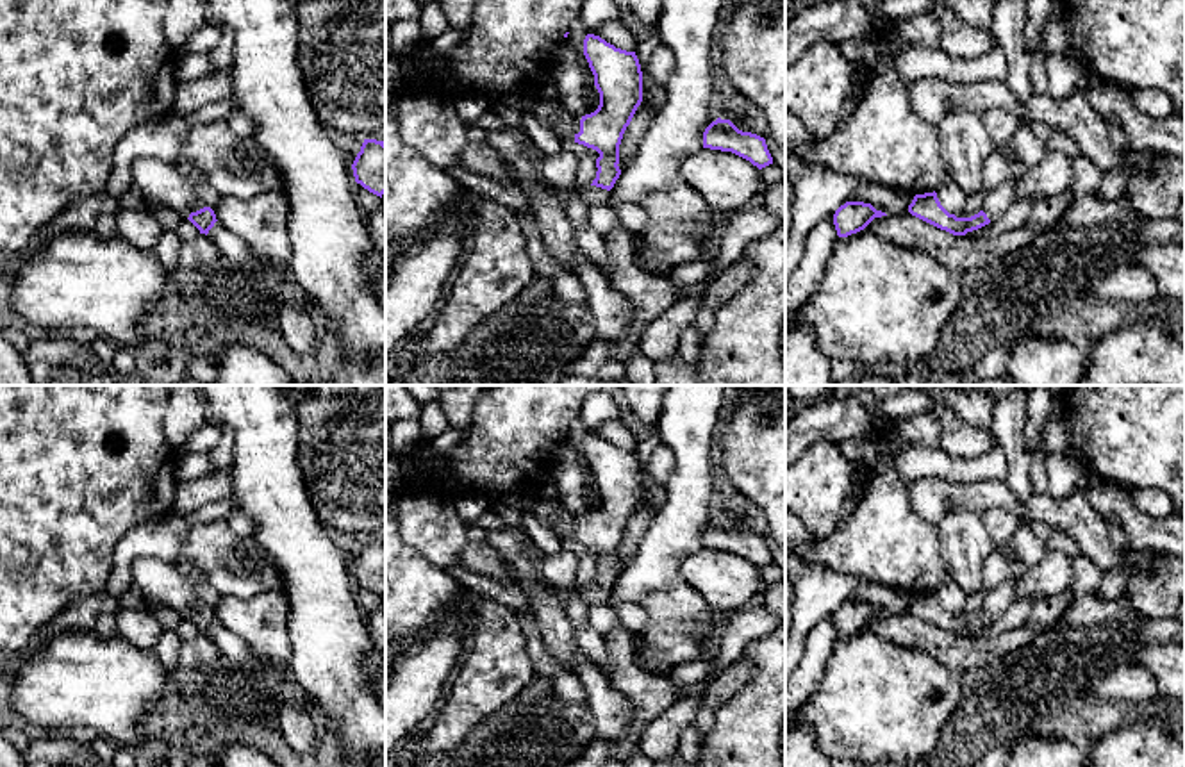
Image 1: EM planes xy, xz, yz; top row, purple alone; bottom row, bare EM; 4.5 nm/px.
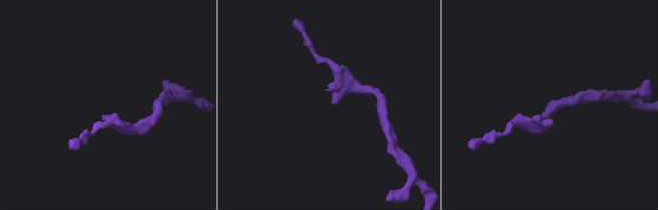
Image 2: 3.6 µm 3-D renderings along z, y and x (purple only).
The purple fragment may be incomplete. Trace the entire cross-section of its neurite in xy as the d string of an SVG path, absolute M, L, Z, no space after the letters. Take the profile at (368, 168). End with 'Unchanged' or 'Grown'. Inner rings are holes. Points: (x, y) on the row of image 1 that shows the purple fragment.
M364 139L352 169L357 184L382 198L385 193L385 143Z. Unchanged

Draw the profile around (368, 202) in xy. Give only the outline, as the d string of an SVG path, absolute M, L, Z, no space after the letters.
M355 182L355 200L360 212L368 218L375 210L382 207L382 198L364 189L360 184Z

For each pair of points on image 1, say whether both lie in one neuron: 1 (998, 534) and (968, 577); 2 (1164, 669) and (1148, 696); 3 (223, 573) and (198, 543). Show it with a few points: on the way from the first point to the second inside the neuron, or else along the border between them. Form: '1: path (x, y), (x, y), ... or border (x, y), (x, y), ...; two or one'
1: border (980, 516), (996, 548); two
2: border (1137, 664), (1151, 675), (1166, 705); two
3: path (222, 566), (206, 550); one

